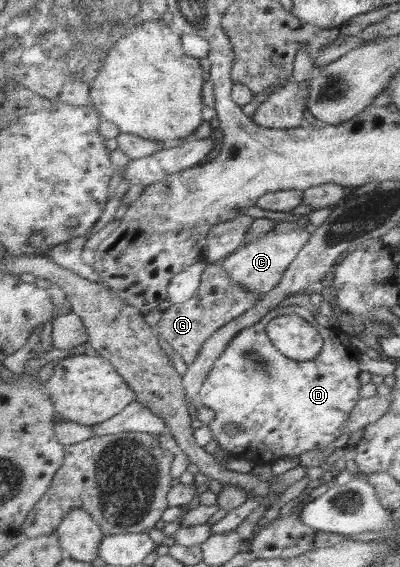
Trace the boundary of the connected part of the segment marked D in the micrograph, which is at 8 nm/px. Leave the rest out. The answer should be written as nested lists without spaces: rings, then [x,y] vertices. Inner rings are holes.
[[[304,306],[274,309],[264,320],[236,335],[206,376],[196,402],[215,412],[209,427],[230,456],[254,462],[276,461],[283,456],[300,458],[304,452],[330,448],[340,438],[352,410],[363,399],[360,394],[362,352],[351,346],[350,334],[340,326],[322,326],[314,316]],[[291,314],[310,321],[324,337],[325,346],[314,360],[288,358],[266,333],[270,320]],[[230,422],[239,426],[238,432],[226,432],[226,424]]]

